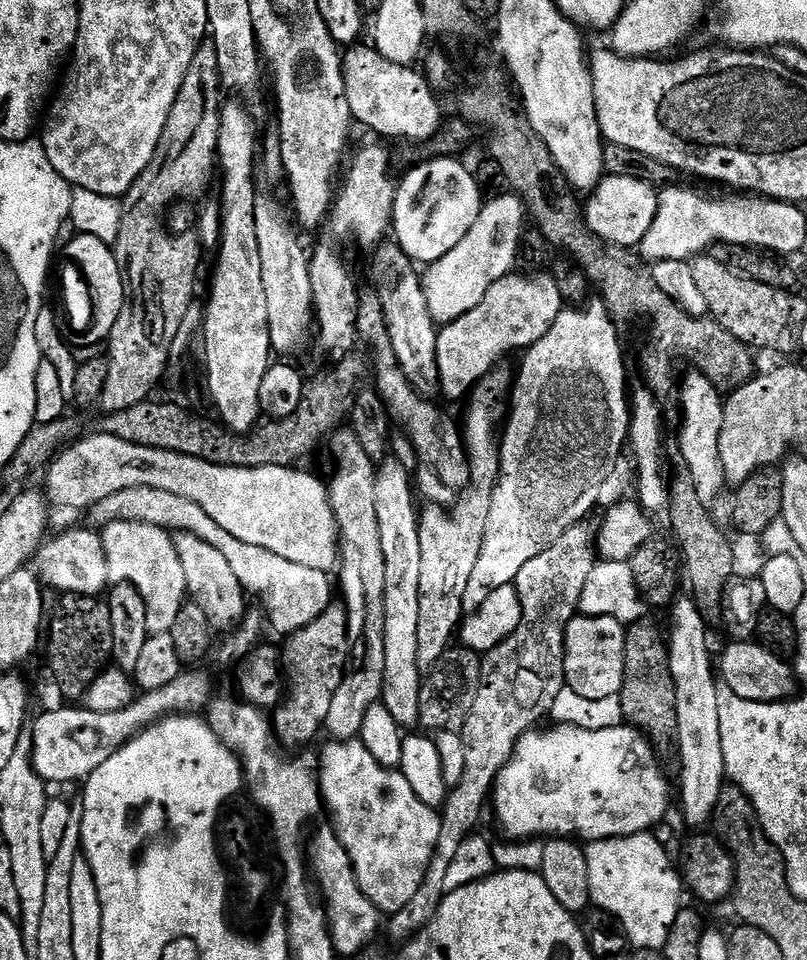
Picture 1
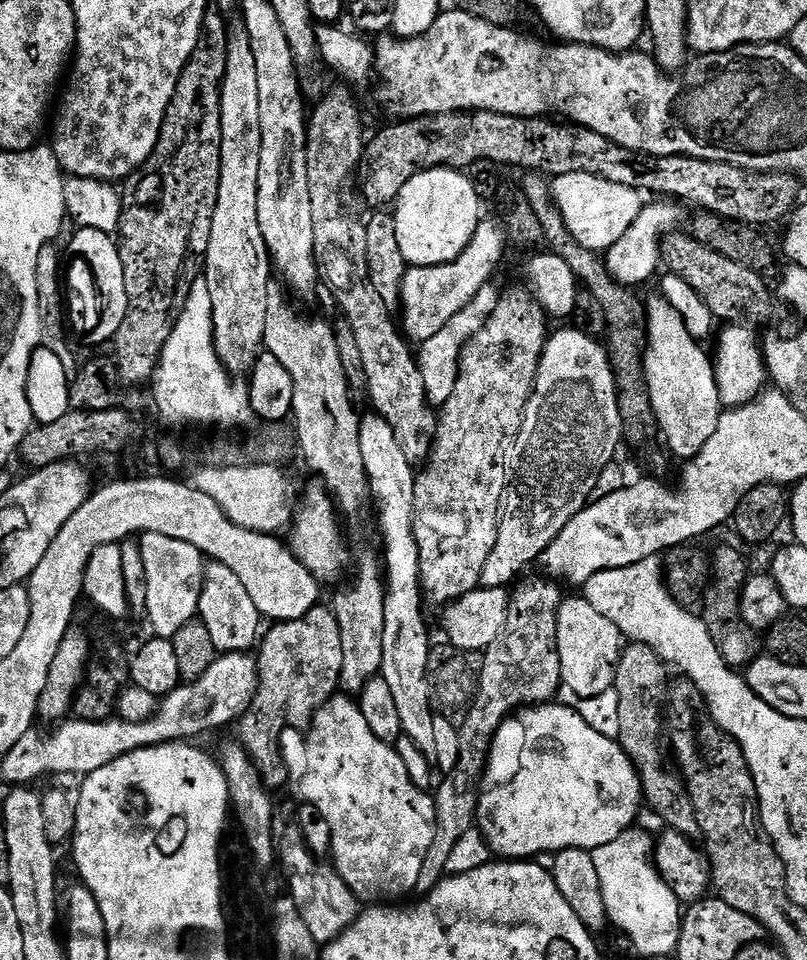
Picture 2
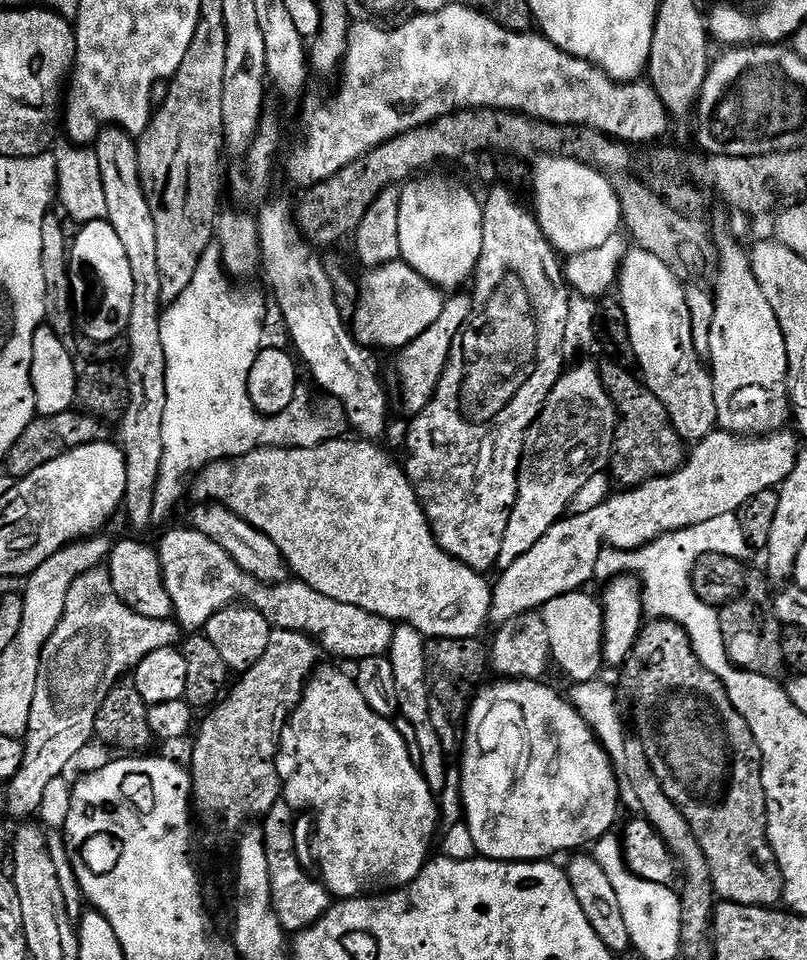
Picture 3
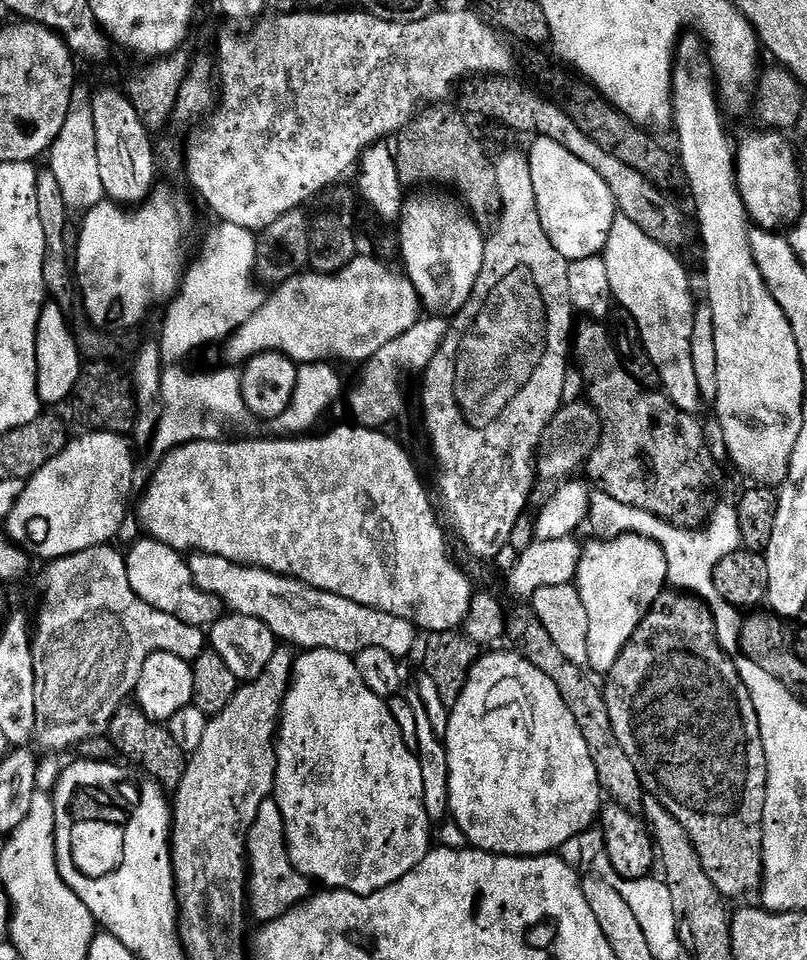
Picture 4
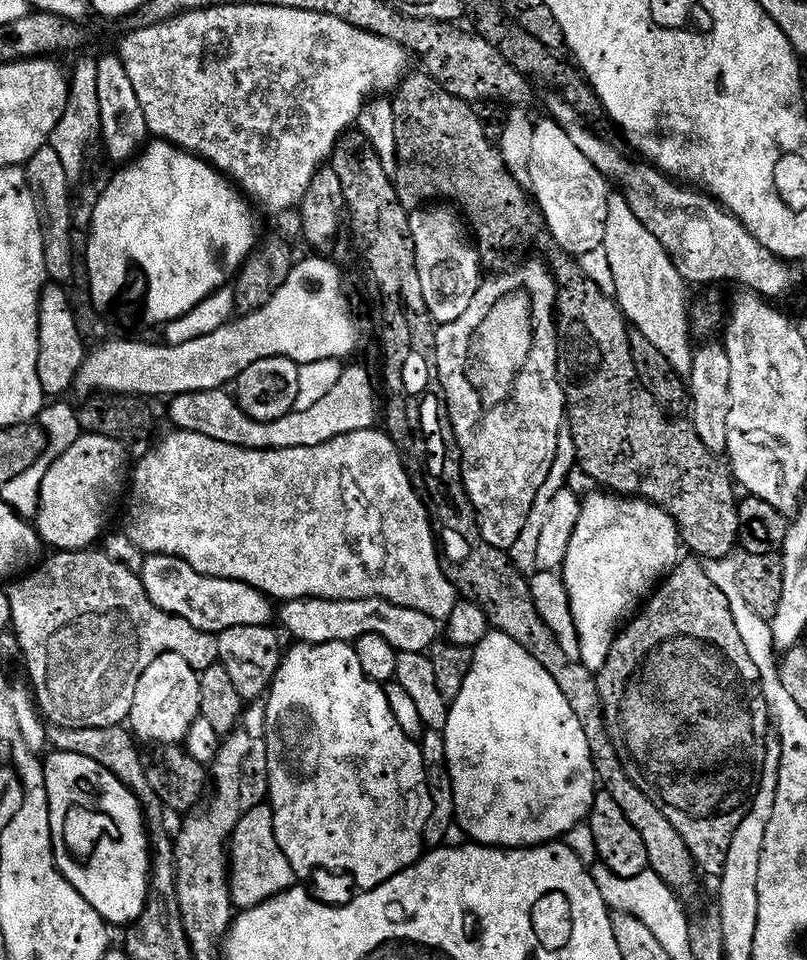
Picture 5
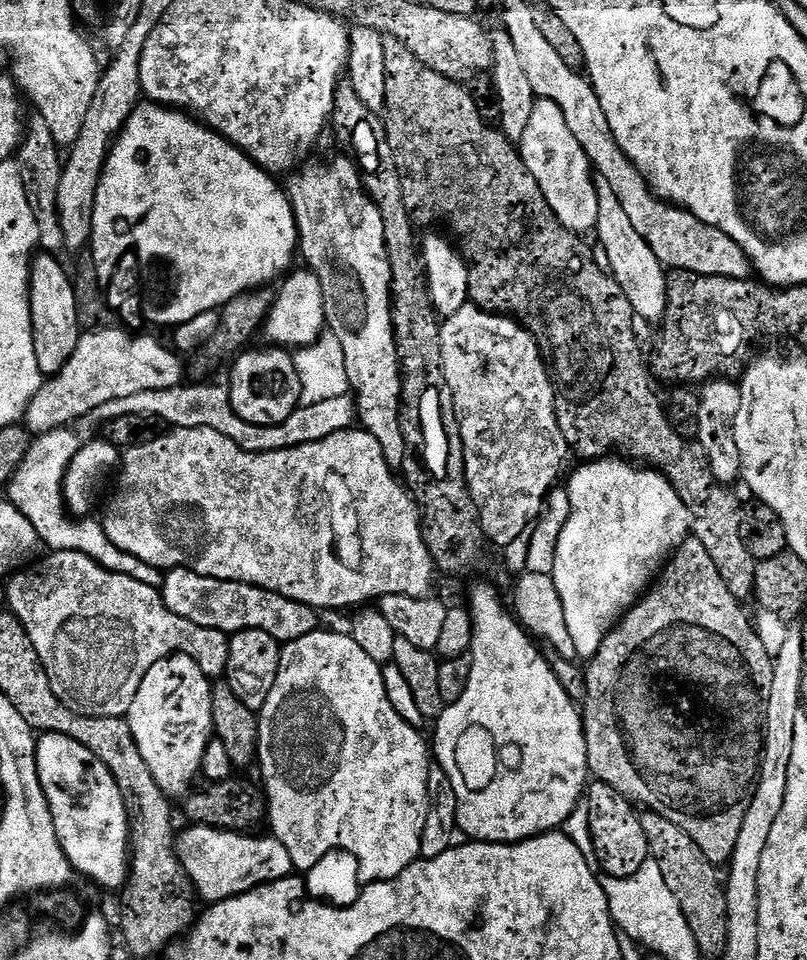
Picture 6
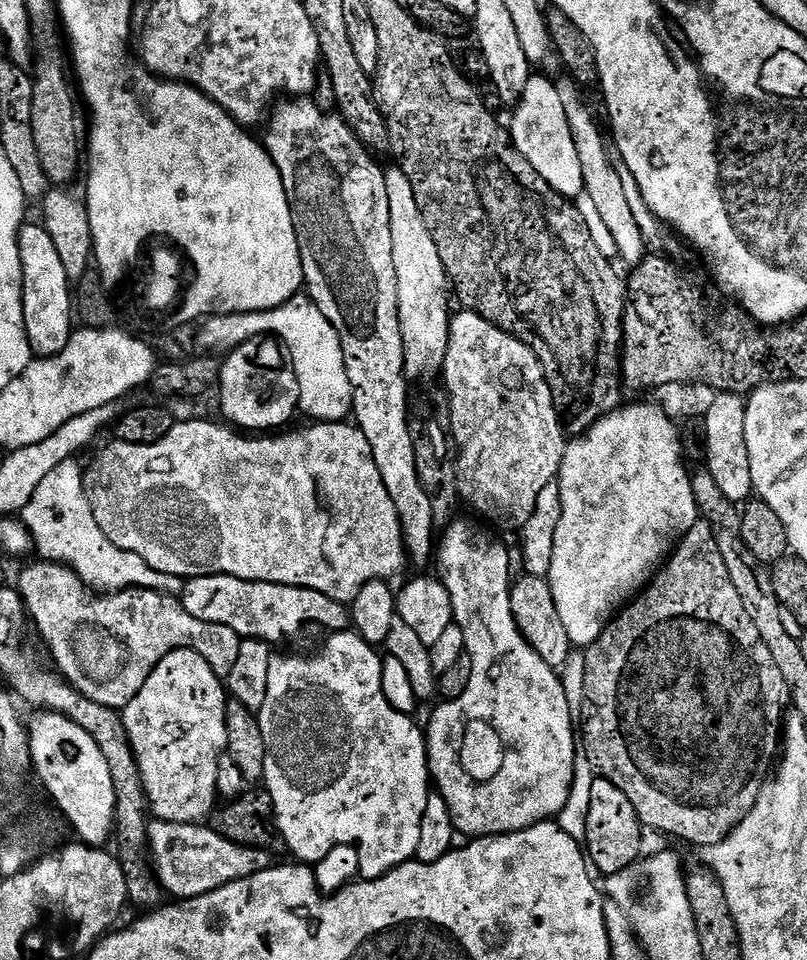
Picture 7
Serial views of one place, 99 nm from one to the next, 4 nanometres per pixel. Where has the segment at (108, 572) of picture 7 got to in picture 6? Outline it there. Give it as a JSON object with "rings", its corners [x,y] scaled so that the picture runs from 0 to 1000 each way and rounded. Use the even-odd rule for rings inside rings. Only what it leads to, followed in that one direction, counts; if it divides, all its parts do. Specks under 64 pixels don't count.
{"rings":[[[88,445],[68,446],[51,450],[35,464],[35,476],[20,492],[14,504],[7,509],[7,517],[19,525],[42,548],[46,559],[61,567],[64,575],[100,575],[131,594],[150,596],[171,606],[181,606],[187,613],[198,613],[201,608],[200,593],[188,592],[181,585],[152,575],[130,556],[128,545],[115,540],[94,541],[82,532],[79,524],[79,499],[84,493],[84,482],[94,475],[102,459]]]}

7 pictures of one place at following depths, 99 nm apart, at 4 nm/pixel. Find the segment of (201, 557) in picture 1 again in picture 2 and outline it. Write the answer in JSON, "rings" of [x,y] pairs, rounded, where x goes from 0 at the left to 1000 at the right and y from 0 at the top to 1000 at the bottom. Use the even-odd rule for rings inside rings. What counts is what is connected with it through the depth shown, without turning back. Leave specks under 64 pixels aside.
{"rings":[[[266,585],[259,586],[253,594],[253,614],[248,620],[245,645],[255,652],[255,657],[260,660],[271,682],[309,680],[325,663],[325,643],[320,631],[315,631],[310,624],[305,610],[300,610],[295,598],[290,598],[285,590],[275,590]]]}

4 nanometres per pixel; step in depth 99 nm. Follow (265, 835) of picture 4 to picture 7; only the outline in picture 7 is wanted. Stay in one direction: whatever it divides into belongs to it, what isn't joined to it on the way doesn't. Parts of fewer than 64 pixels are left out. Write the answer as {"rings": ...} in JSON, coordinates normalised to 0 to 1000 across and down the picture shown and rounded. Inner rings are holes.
{"rings":[[[190,853],[183,860],[183,885],[186,900],[200,925],[219,939],[239,938],[250,931],[260,931],[275,923],[335,903],[335,892],[316,883],[295,881],[258,860],[242,858],[208,858]]]}

